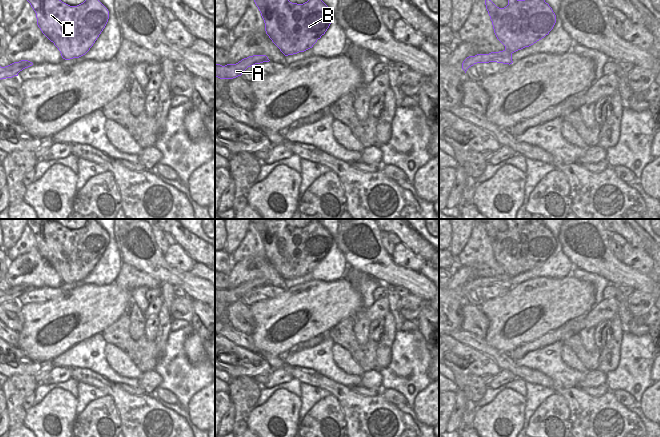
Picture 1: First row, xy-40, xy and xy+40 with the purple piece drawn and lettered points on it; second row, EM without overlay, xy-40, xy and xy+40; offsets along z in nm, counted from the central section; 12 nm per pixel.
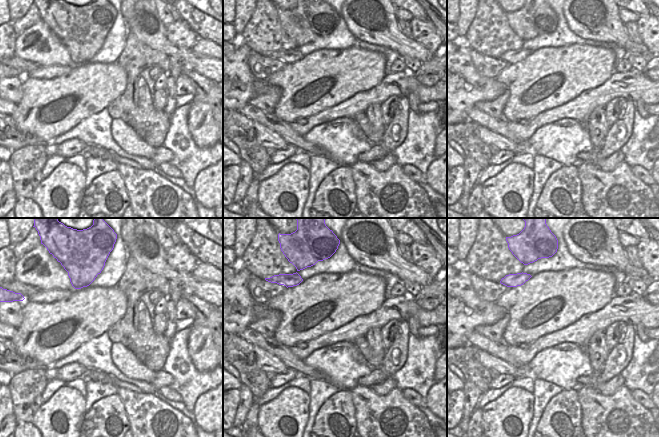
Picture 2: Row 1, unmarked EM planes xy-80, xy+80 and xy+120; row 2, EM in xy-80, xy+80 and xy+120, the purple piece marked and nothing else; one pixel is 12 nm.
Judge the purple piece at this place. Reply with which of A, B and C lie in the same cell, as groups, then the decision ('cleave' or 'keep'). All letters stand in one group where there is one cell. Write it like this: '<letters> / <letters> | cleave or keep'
A / B C | cleave

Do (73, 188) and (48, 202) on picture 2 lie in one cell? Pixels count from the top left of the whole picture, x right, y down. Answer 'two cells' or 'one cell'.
one cell

